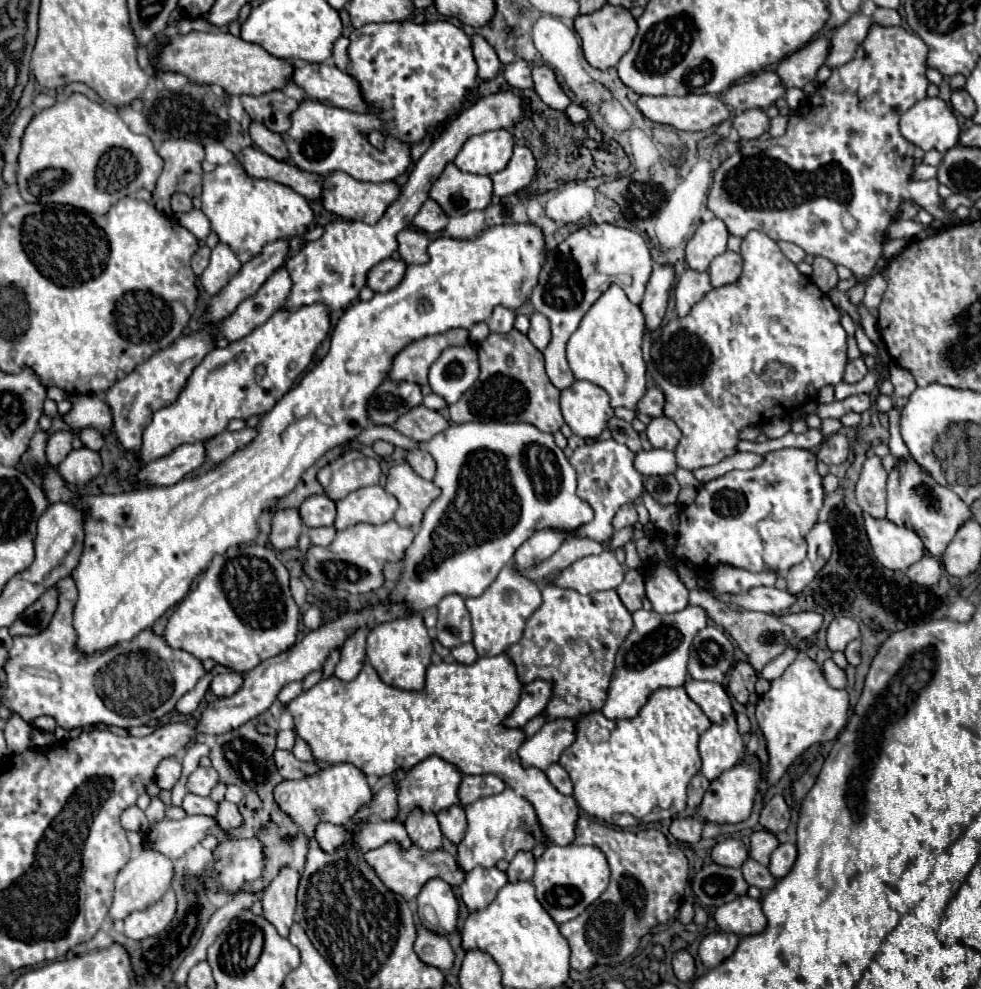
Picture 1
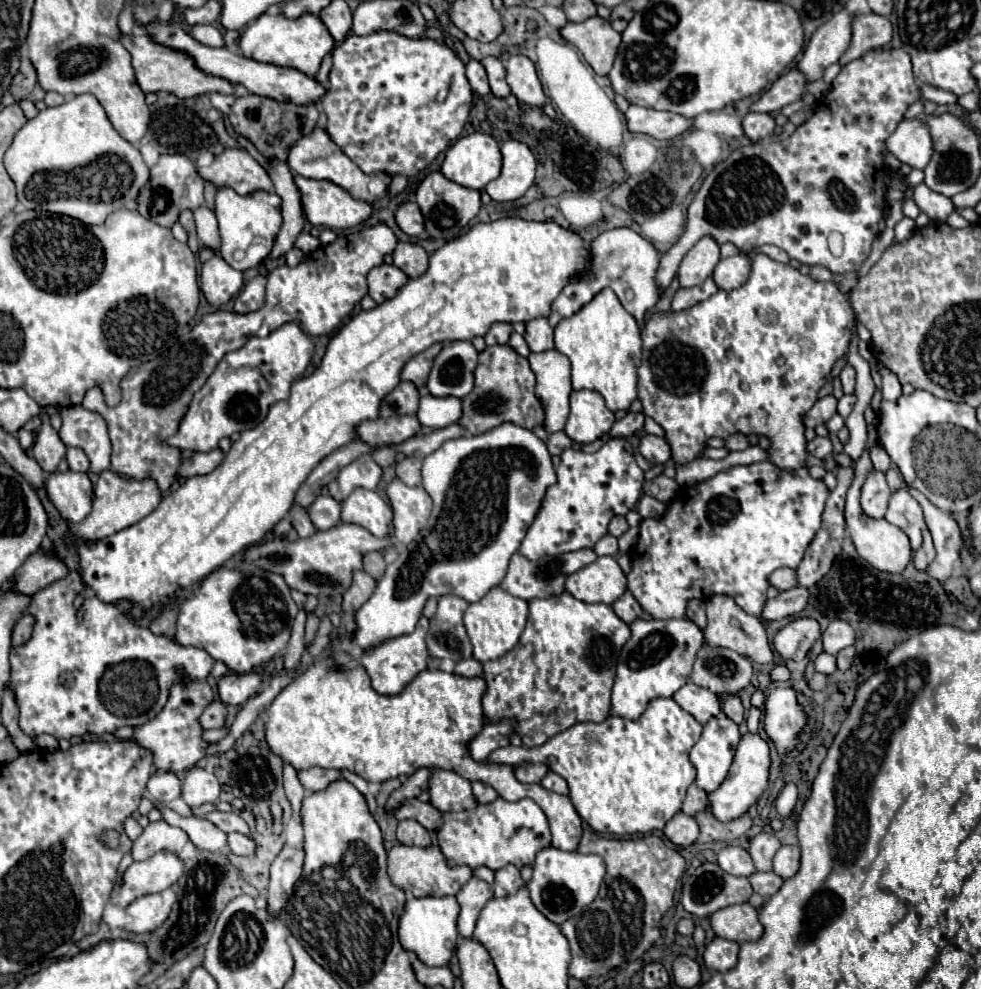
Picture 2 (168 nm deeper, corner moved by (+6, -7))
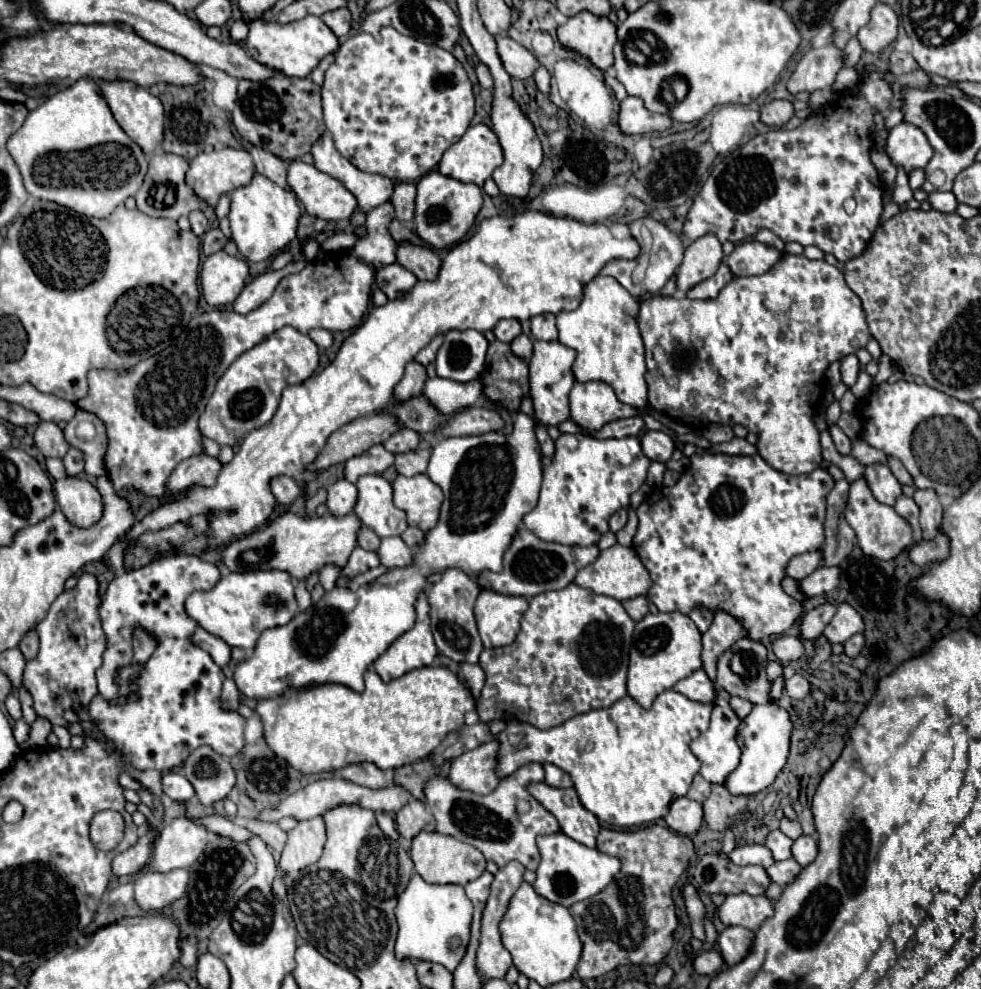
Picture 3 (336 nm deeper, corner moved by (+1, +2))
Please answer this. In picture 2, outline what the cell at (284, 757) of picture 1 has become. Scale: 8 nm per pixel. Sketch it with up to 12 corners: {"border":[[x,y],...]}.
{"border":[[312,767],[298,773],[308,791],[322,791],[342,779],[338,769]]}

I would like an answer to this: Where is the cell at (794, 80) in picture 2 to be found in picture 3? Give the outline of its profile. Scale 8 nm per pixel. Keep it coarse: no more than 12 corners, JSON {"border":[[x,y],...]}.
{"border":[[809,50],[787,82],[791,94],[829,88],[843,52]]}

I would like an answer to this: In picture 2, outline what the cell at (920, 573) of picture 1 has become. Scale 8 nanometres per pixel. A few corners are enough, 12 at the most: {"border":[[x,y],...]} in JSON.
{"border":[[924,529],[924,543],[912,559],[916,569],[924,571],[934,559],[932,535]]}

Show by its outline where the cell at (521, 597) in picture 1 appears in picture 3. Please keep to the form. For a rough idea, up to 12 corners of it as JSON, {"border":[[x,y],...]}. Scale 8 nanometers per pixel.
{"border":[[483,588],[475,618],[483,646],[509,646],[529,602]]}

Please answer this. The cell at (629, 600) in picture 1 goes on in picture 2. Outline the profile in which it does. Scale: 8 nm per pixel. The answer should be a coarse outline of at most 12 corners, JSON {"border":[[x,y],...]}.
{"border":[[626,591],[614,605],[624,623],[642,617],[642,607]]}

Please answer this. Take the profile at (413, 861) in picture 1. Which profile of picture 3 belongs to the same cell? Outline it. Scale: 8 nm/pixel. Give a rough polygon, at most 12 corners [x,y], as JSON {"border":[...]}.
{"border":[[419,832],[409,856],[429,884],[479,878],[475,846],[439,832]]}

